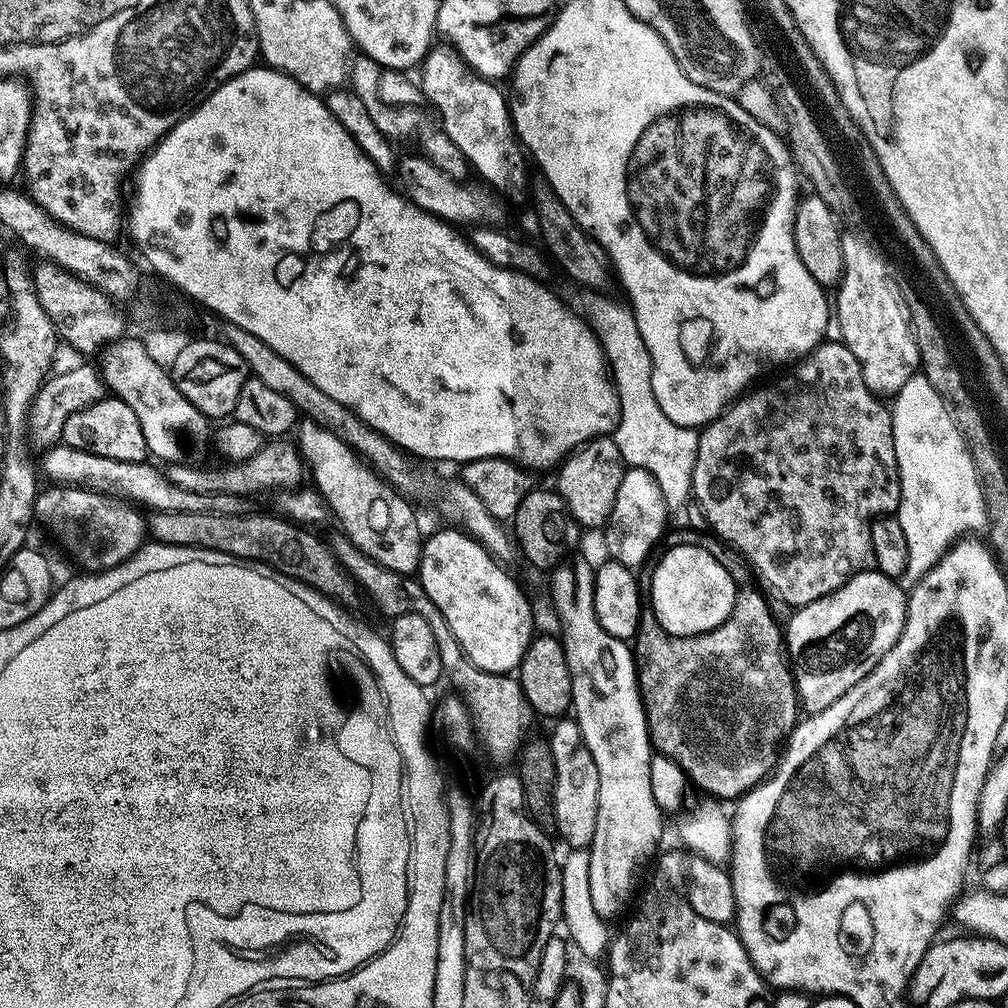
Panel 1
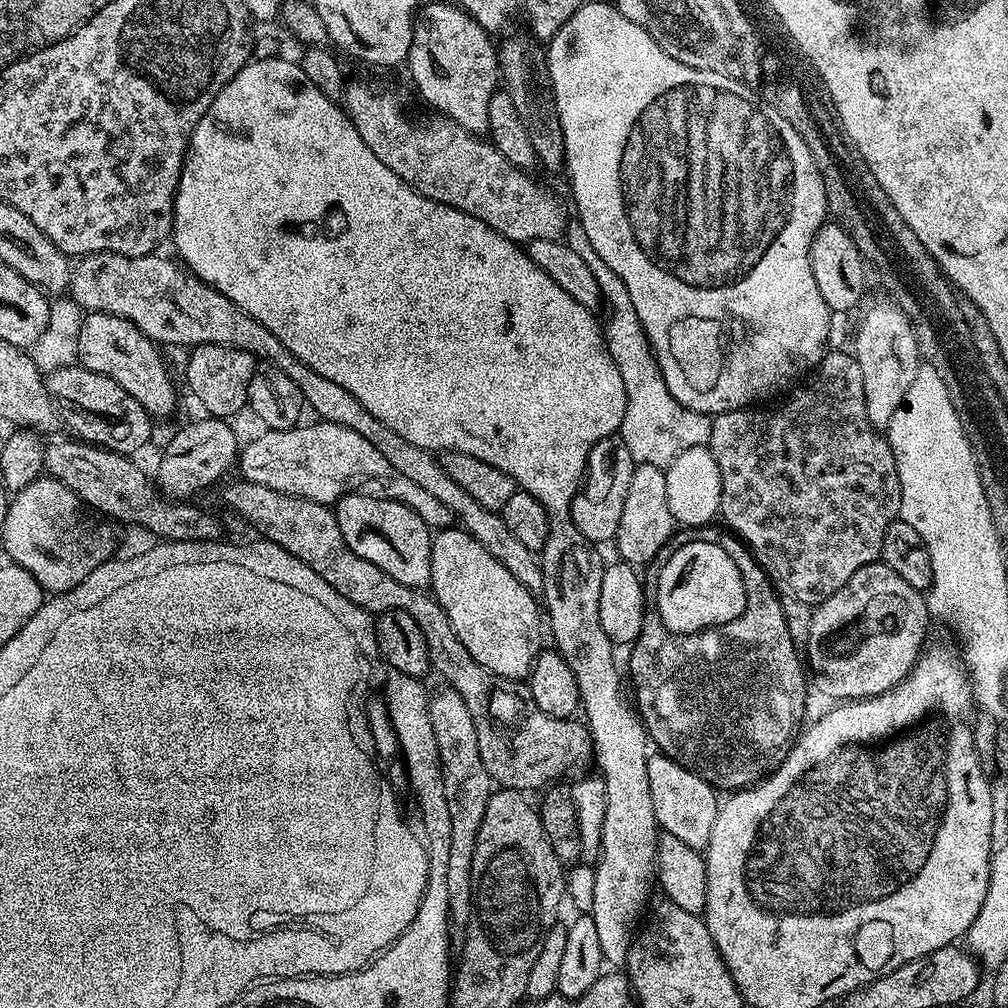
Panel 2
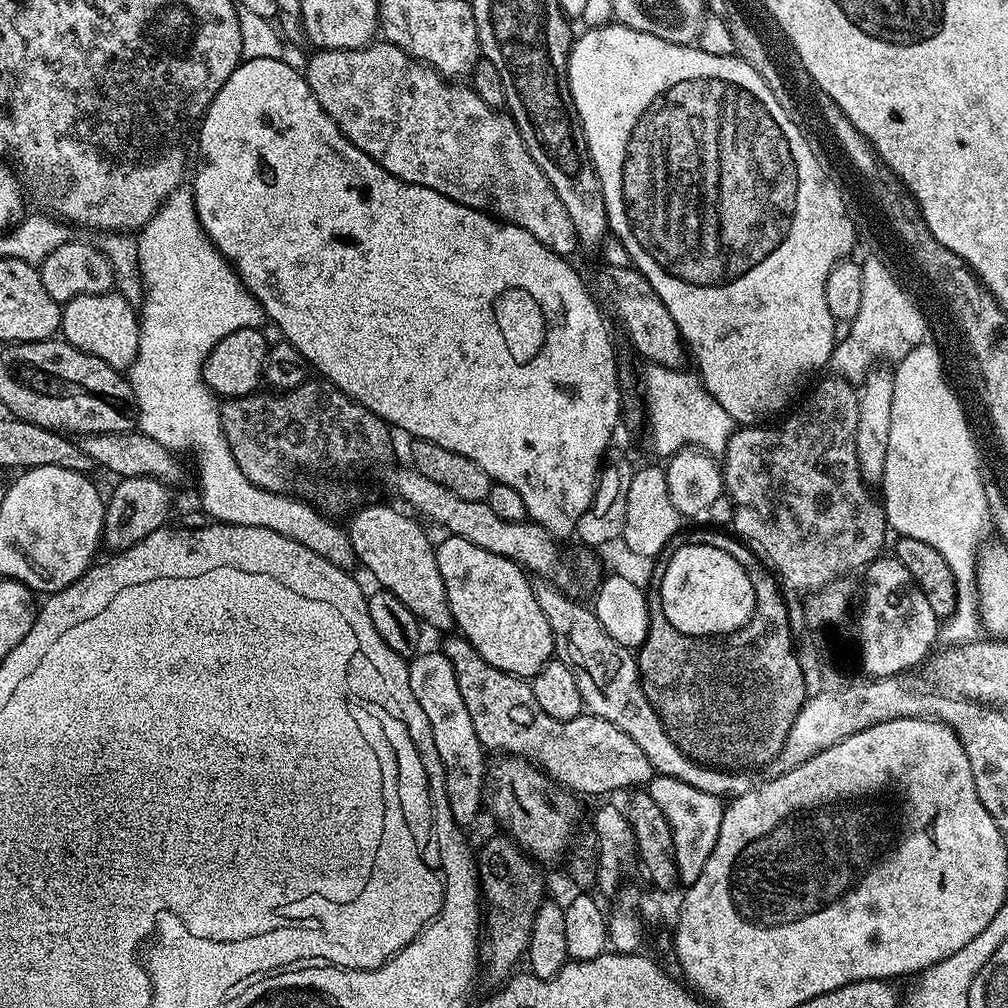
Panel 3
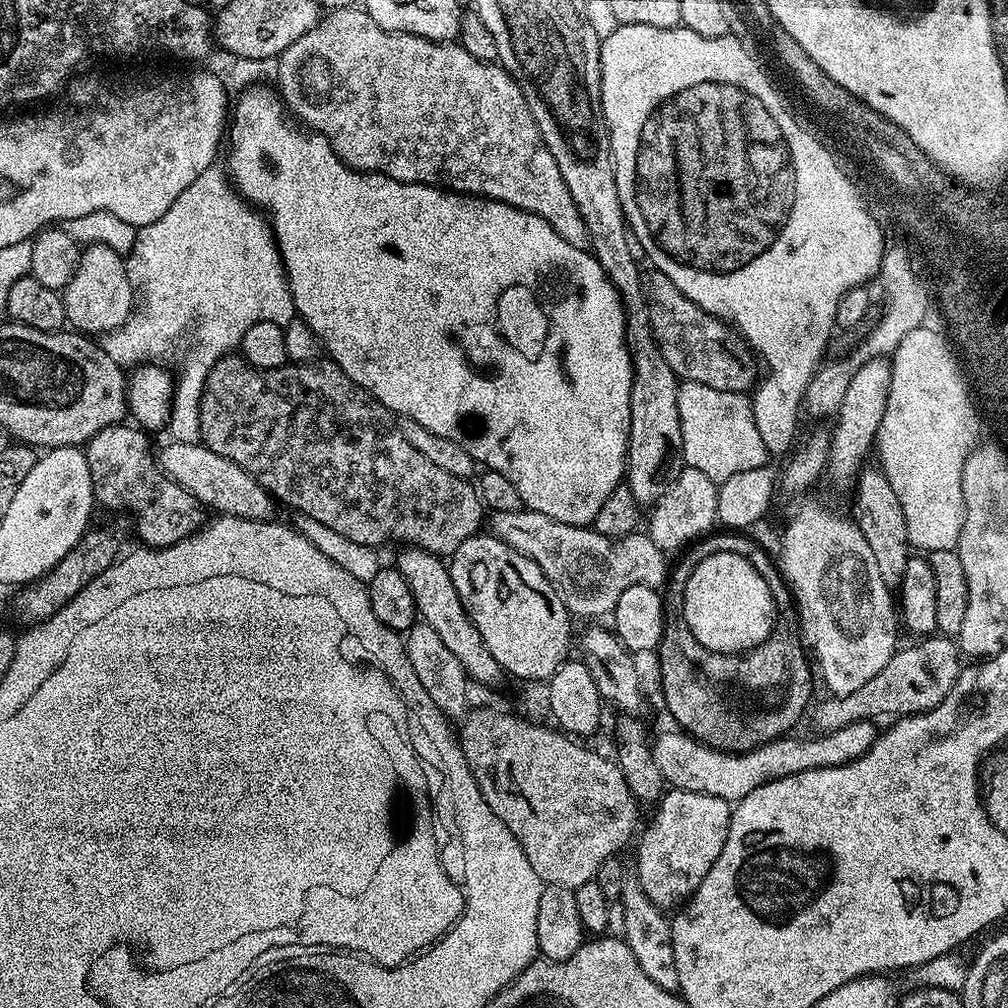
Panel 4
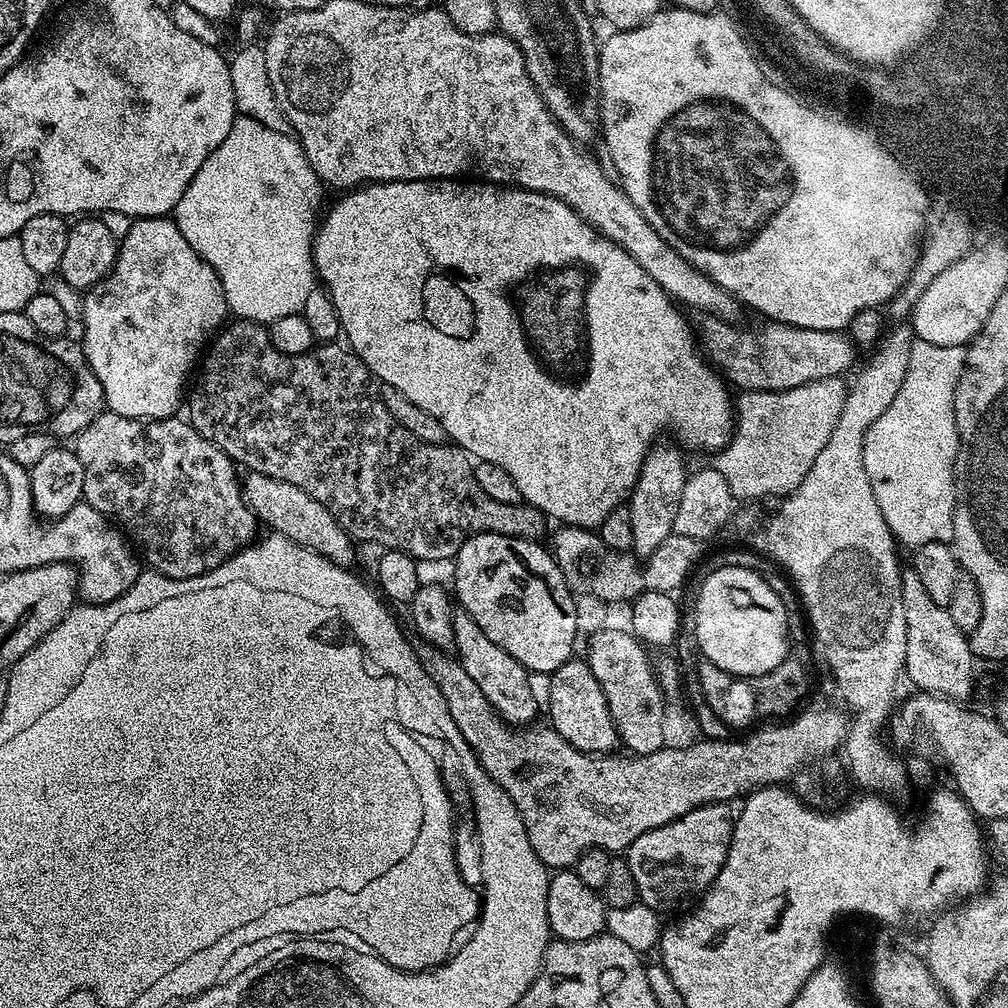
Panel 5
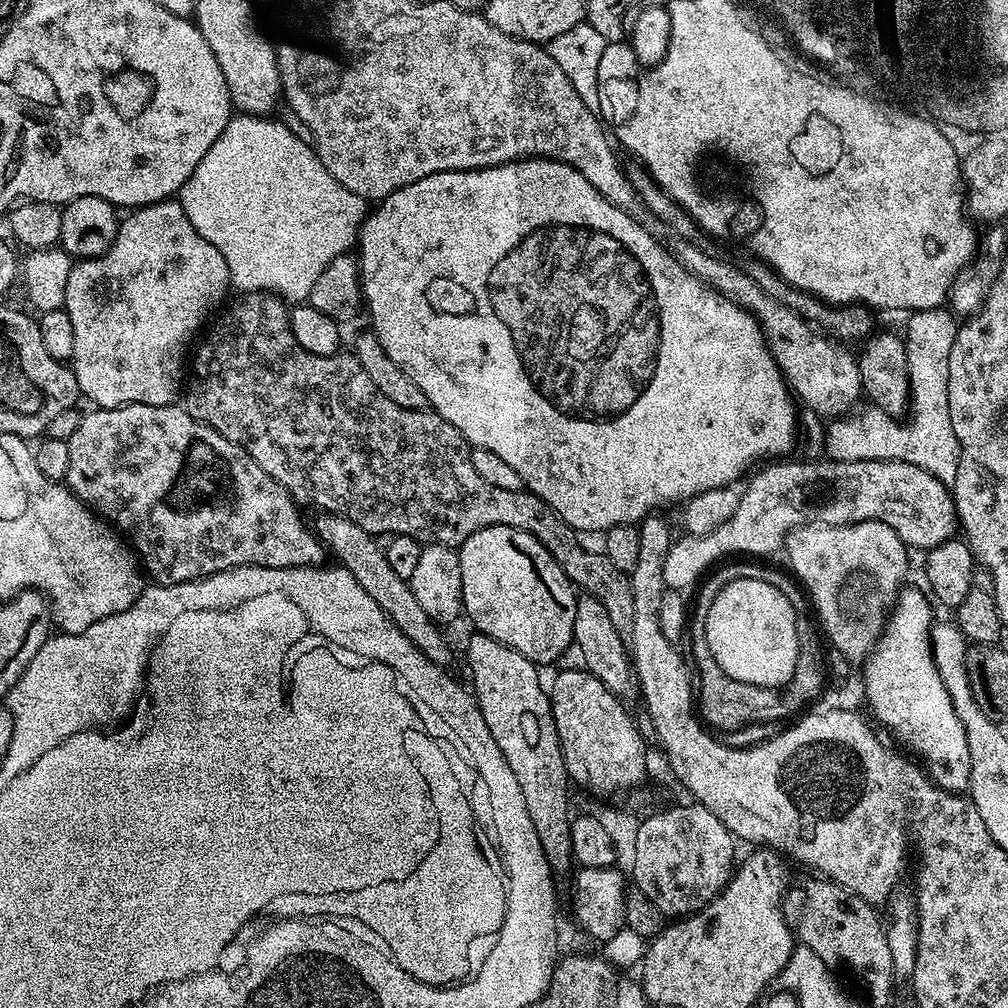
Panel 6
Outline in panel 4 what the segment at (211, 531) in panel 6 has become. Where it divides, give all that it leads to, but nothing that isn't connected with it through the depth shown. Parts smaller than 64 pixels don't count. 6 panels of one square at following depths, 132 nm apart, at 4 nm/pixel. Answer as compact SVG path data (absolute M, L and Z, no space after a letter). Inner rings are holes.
M131 423L115 424L106 430L98 430L98 434L90 437L83 454L90 466L95 503L116 512L132 511L136 515L139 543L150 548L165 548L205 527L206 512L185 488L160 471L148 436L147 431Z

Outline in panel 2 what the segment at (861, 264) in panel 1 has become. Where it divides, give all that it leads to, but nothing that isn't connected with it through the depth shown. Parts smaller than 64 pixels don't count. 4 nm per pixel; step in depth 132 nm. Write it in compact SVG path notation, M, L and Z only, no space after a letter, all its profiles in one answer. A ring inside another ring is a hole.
M895 303L876 304L864 312L856 328L854 355L862 370L862 390L866 394L866 414L873 428L887 429L894 418L894 410L902 406L910 382L922 367L919 346L916 344L914 324Z

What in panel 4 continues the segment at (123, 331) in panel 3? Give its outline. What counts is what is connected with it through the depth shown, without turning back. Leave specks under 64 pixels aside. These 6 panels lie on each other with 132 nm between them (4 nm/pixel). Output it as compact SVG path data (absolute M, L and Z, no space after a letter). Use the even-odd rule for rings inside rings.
M87 245L80 253L80 260L73 276L62 289L64 319L75 331L96 338L101 332L114 332L128 323L134 311L134 288L128 277L125 257L110 246Z

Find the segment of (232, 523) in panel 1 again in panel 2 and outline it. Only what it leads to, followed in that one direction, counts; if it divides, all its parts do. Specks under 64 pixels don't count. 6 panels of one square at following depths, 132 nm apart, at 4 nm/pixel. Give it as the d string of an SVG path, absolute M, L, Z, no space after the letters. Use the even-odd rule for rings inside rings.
M79 439L56 440L49 443L44 450L44 467L47 475L53 480L62 482L70 490L74 490L76 497L81 504L92 508L96 512L101 512L101 517L109 521L117 522L121 520L124 524L137 524L140 528L145 528L148 532L153 532L161 541L177 540L215 540L219 541L220 520L212 512L207 512L204 508L192 504L196 502L177 502L175 499L165 499L163 495L154 487L153 481L135 464L135 459L129 458L123 452L112 452L109 448L98 448L95 444L81 442Z

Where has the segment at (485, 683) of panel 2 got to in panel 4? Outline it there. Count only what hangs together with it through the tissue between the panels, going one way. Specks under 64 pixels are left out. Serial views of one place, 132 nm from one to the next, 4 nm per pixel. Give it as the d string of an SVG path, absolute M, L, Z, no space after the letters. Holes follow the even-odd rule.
M856 720L850 726L817 735L812 740L794 738L789 734L752 751L731 753L716 751L700 744L688 733L679 730L664 732L651 743L652 758L665 783L675 790L703 793L736 804L744 800L758 786L808 769L848 764L868 752L878 735L878 728L869 720Z

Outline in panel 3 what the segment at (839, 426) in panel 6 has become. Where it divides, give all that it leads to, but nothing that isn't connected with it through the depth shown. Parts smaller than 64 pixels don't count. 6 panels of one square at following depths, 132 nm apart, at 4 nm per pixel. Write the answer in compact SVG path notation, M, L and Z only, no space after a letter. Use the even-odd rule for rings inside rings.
M931 348L910 350L905 356L899 357L897 364L900 365L892 372L894 396L890 406L890 447L886 449L886 470L882 481L884 517L888 520L889 529L896 532L897 537L918 538L918 542L934 546L934 550L946 558L946 566L950 566L956 575L958 598L956 609L940 625L938 640L944 646L969 644L982 632L980 610L976 606L976 561L985 539L984 527L988 528L990 524L990 496L983 490L982 478L976 466L976 453L965 432L960 408L957 408L956 400L949 395L940 378L936 353Z

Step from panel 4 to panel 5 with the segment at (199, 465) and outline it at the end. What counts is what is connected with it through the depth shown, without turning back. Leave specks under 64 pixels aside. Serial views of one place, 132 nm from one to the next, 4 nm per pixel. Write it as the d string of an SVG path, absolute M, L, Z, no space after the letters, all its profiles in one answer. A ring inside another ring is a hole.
M248 472L243 477L242 487L244 490L244 501L250 506L257 521L261 525L269 524L271 531L278 536L290 538L290 542L298 542L298 546L306 546L306 550L314 550L314 554L322 554L330 562L346 569L357 563L358 548L347 530L341 526L318 502L318 498L310 498L306 490L298 490L290 482L282 482L278 478L270 478L261 472Z

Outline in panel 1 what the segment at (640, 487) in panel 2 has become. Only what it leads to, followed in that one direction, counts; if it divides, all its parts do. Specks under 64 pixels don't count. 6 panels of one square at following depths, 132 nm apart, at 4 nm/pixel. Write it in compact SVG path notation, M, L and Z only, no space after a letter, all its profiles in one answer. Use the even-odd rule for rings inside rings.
M628 468L622 483L618 485L614 510L610 510L608 523L602 529L604 544L608 547L607 555L618 563L625 564L627 568L639 569L647 561L644 559L651 554L652 547L661 543L668 516L670 509L662 498L662 490L658 490L658 482L654 482L654 474L650 474L645 468Z

